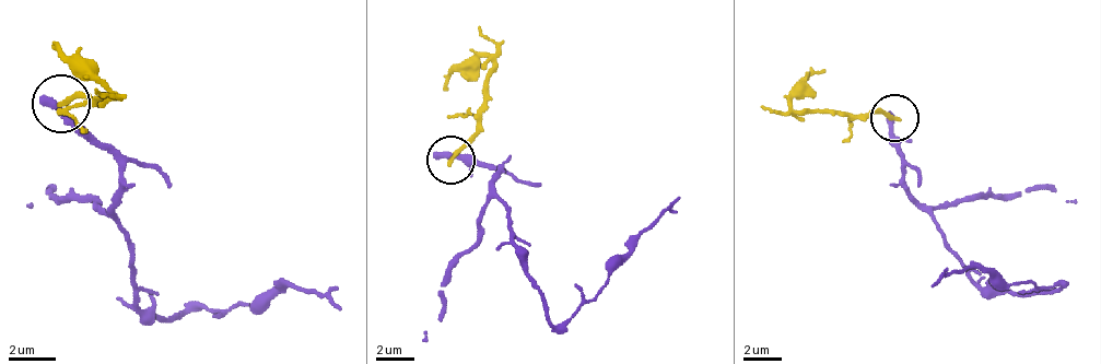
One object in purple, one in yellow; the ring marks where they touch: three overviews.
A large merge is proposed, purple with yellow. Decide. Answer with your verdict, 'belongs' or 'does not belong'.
does not belong

